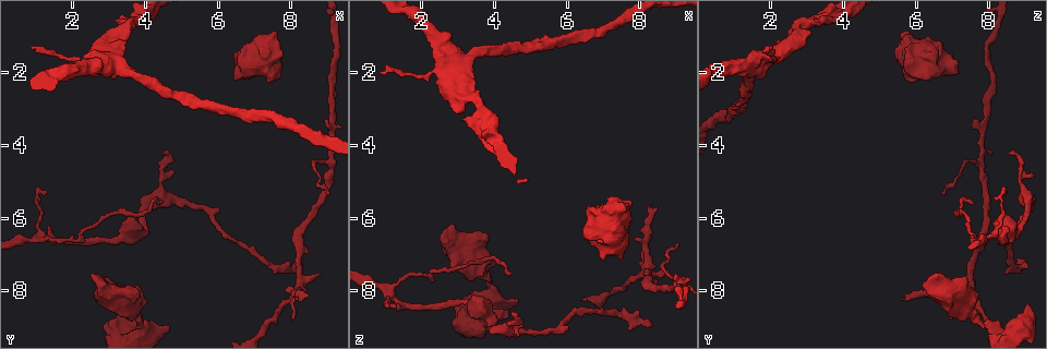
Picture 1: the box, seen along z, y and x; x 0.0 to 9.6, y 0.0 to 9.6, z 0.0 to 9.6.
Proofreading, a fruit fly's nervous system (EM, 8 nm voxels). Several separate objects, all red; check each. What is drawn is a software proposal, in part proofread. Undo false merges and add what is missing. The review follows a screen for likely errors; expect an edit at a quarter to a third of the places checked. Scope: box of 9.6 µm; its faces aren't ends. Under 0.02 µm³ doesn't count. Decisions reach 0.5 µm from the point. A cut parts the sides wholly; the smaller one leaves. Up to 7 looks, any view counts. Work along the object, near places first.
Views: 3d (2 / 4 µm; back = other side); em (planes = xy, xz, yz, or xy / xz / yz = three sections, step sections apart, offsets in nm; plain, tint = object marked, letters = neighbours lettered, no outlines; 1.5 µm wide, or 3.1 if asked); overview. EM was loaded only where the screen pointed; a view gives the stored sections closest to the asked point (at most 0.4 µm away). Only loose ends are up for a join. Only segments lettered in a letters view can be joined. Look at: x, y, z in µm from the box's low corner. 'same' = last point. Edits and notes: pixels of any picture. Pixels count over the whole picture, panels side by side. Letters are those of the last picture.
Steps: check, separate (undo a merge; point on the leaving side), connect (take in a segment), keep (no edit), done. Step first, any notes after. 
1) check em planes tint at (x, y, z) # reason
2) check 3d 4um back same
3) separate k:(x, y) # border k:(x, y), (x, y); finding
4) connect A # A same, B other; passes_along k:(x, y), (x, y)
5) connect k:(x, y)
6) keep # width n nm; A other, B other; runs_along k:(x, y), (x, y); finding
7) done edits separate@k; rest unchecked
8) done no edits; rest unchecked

check 3d 2um at (1.05, 5.20, 8.50) # thin end

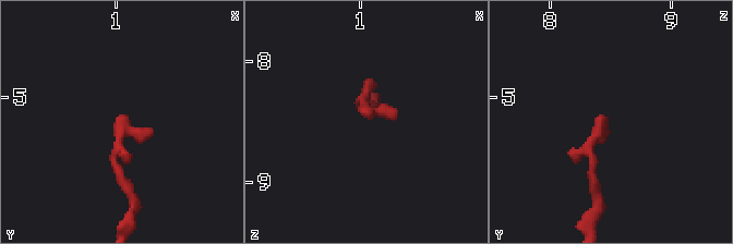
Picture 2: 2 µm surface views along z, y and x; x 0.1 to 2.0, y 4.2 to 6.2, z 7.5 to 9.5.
check em planes letters at (1.02, 5.18, 8.46) # need the tissue

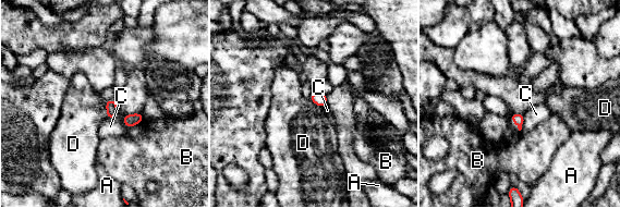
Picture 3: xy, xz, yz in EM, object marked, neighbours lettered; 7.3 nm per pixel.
keep # width 80 nm; A other, B other, C other, D other; border 3:(105, 101), (107, 118); no lettered segment goes on from it

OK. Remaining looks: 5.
check 3d 4um at (3.10, 6.60, 8.35) # sudden change in width

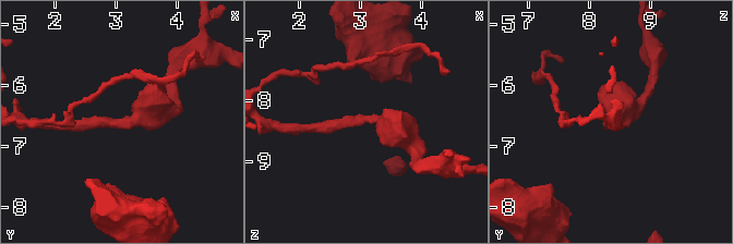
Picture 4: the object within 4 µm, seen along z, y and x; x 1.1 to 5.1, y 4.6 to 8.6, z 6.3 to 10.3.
check em yz step 8 tint at (3.05, 6.60, 8.35) # arm_widths 180, 500 nm; need the tissue

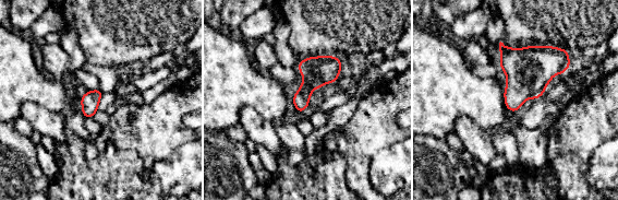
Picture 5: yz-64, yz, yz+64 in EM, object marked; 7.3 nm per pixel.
check em planes letters same

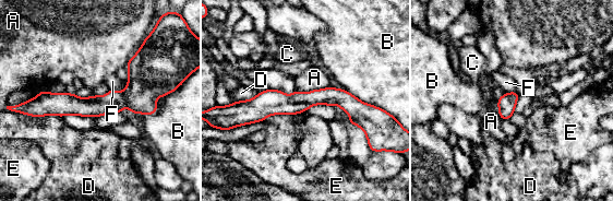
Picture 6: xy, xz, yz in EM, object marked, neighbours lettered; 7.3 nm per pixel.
keep # longest_contact D 300 nm; A other, B other, C other, D other, E other, F other; runs_along 6:(160, 92), (104, 105), (31, 109); all the same cell

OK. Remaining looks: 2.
check 3d 4um back at (4.50, 4.30, 8.55) # an open end

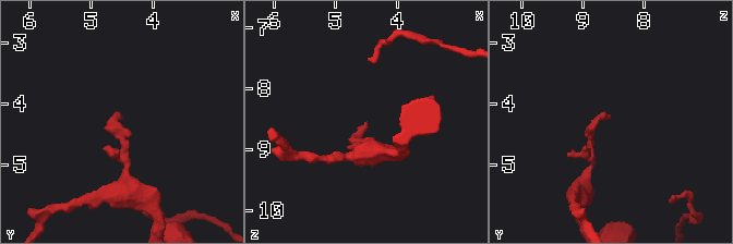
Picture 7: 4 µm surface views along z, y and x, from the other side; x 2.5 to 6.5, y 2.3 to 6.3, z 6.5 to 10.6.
check em planes letters at (4.50, 4.30, 8.60) # need the tissue

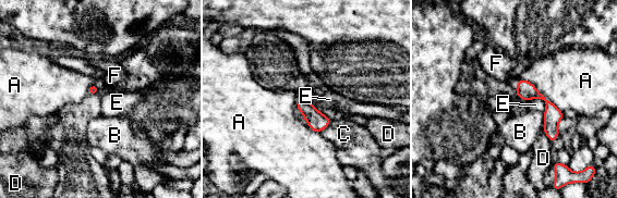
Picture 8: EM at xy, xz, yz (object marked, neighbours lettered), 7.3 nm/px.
keep # longest_contact A 400 nm; A other, B other, C other, D other, E other, F other; border 8:(520, 77), (530, 82), (561, 112); none of them fits

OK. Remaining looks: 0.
done no edits; rest unchecked

